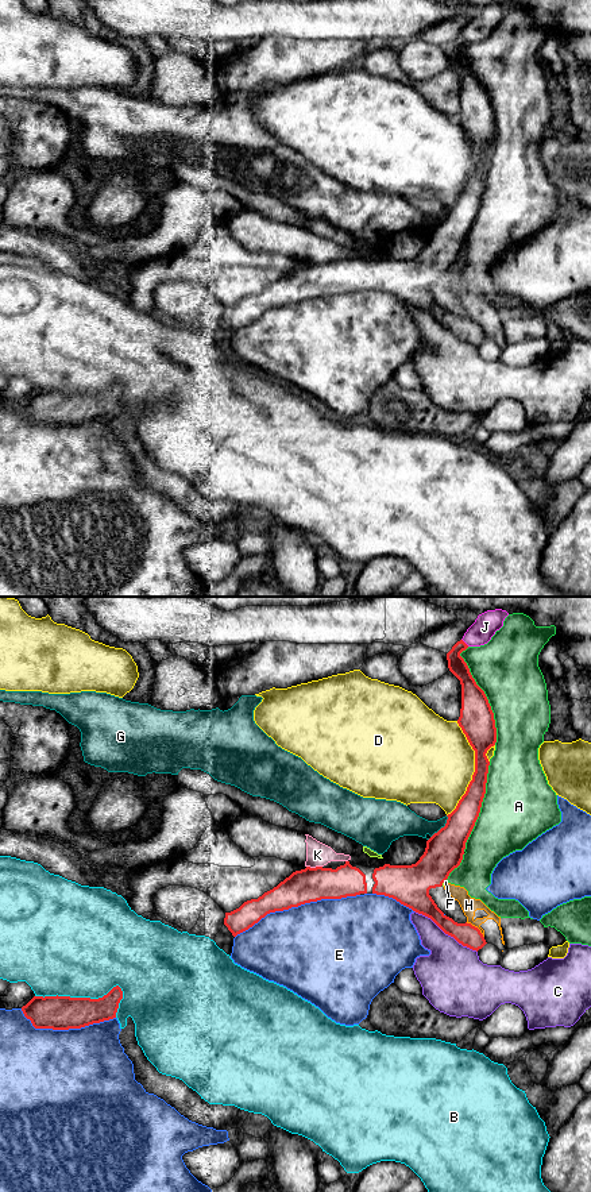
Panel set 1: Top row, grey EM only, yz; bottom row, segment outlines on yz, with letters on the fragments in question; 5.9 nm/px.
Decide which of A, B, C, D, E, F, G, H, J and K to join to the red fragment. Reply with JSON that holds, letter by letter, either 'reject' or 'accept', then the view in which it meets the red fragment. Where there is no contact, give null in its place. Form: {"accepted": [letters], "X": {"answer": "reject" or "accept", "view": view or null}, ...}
{"accepted": [], "A": {"answer": "reject", "view": "yz"}, "B": {"answer": "reject", "view": "yz"}, "C": {"answer": "reject", "view": "yz"}, "D": {"answer": "reject", "view": "yz"}, "E": {"answer": "reject", "view": "yz"}, "F": {"answer": "reject", "view": "yz"}, "G": {"answer": "reject", "view": "yz"}, "H": {"answer": "reject", "view": "yz"}, "J": {"answer": "reject", "view": "yz"}, "K": {"answer": "reject", "view": "yz"}}

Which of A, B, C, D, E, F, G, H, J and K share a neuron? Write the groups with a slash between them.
A / B / C / D / E / F H K / G / J

